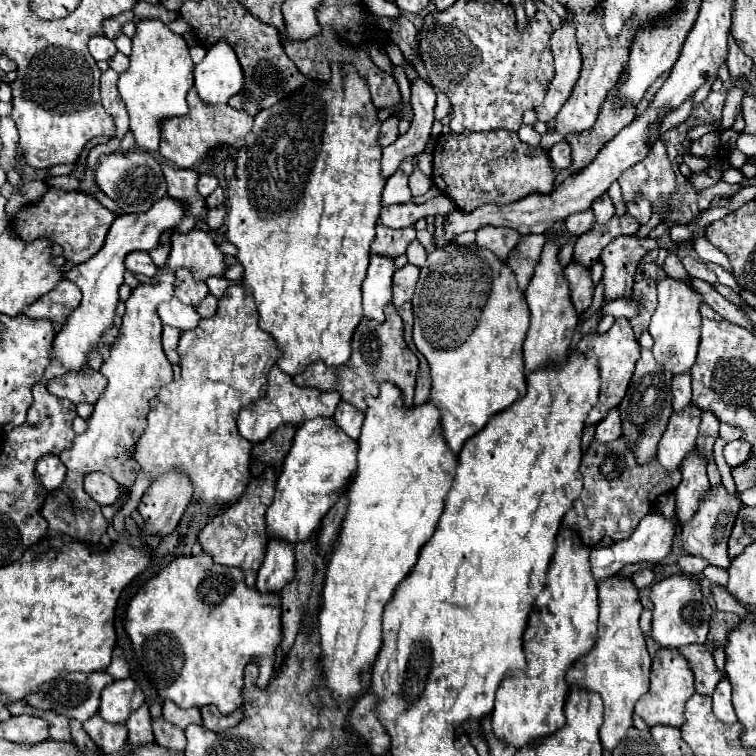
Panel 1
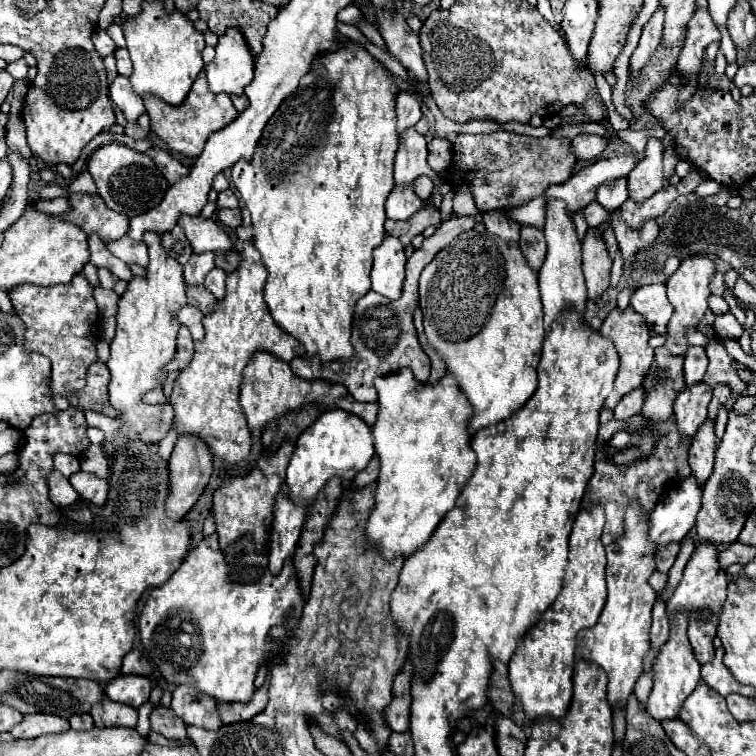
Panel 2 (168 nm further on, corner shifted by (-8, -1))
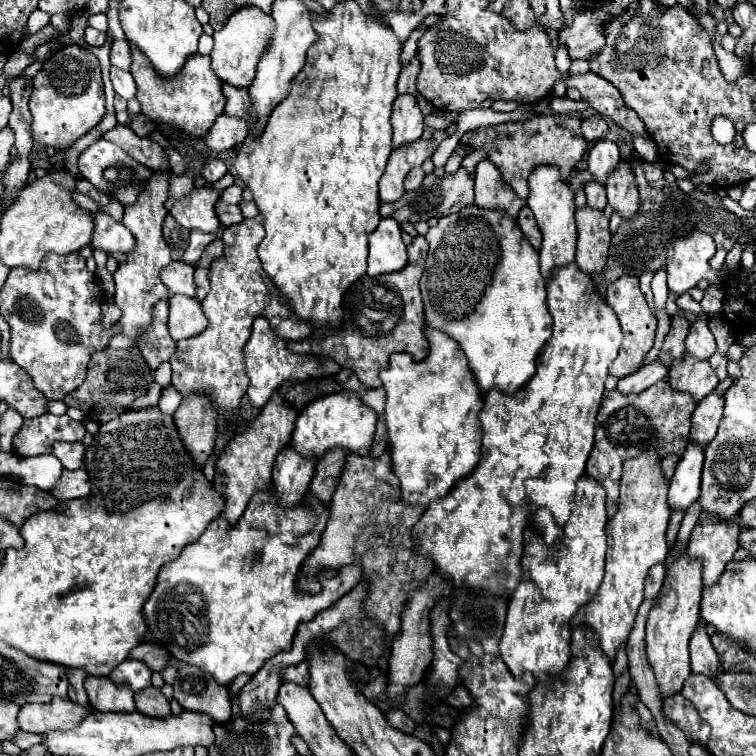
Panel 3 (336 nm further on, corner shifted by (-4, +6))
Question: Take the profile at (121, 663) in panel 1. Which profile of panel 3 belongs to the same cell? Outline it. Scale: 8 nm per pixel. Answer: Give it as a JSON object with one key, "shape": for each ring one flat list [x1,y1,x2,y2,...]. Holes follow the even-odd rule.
{"shape":[[142,642,138,644,128,658,134,658,134,660,142,660,146,666,150,666,150,670,154,672,160,672,166,664,168,664,168,652,162,648,162,646,156,646,156,644,150,644,150,642]]}

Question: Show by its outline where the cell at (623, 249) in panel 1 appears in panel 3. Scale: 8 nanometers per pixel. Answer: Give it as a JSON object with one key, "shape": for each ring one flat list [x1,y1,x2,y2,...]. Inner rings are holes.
{"shape":[[620,162,610,176,612,178,608,178,608,186,606,186,608,204,614,208,614,212,622,216,622,220,634,218,640,210,640,196,630,164]]}

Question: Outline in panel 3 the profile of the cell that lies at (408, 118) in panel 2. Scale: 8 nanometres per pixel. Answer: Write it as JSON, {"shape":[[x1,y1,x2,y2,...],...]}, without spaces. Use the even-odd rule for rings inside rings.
{"shape":[[412,58,412,62,400,72,400,78,398,78,398,94,412,94,412,96,418,96,418,88,416,88,416,76,418,76,418,70,420,70,420,62,418,58]]}

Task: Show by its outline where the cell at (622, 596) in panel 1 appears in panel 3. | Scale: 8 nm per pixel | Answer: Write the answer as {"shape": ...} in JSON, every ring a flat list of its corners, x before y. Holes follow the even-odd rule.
{"shape":[[652,450,624,462,624,474,620,480,620,504,618,512,606,524,608,550,606,550,606,574,598,594,580,608,570,626,588,626,600,640,602,652,610,662,616,660,616,652,626,644,634,626,636,612,644,600,644,580,652,564,664,562,668,554,666,526,670,520,670,508,666,502,668,482,660,472,660,456]]}

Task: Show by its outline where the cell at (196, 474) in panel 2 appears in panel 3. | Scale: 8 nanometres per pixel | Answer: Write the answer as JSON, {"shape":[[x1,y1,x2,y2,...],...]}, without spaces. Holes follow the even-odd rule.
{"shape":[[192,394,186,396,180,408,174,412,174,422,184,448,194,460,194,466,202,470,214,448,216,410,208,398]]}

